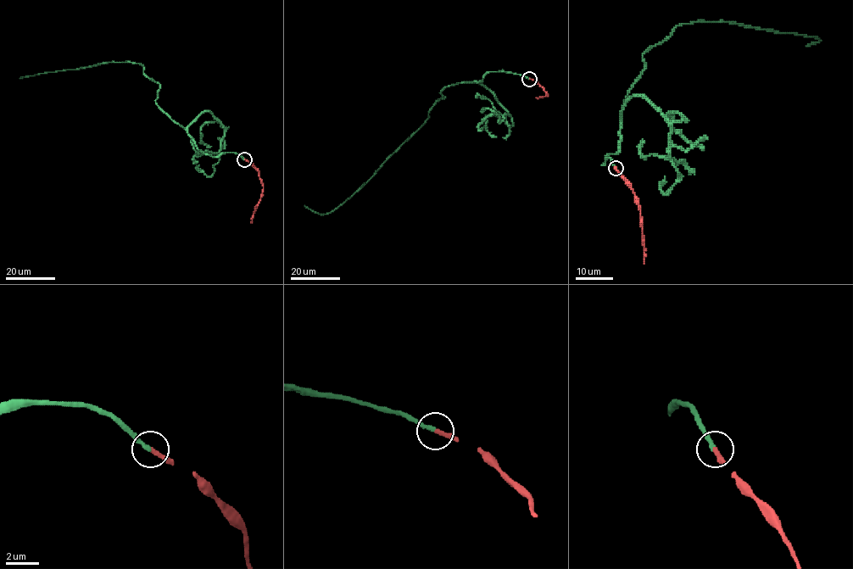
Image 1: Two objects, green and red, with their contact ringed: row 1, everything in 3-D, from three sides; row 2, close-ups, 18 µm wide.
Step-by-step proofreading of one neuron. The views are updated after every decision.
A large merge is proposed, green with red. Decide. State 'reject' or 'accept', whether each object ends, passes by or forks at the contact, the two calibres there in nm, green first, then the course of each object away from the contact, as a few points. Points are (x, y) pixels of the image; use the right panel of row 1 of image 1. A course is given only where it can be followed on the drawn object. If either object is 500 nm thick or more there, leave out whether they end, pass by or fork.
accept | green ends | red ends | 260/280 nm | green via (616, 168), (604, 159), (618, 150), (642, 57), (679, 25), (732, 21), (819, 40), (806, 45) | red via (616, 168), (631, 186), (638, 206), (644, 246), (643, 264)

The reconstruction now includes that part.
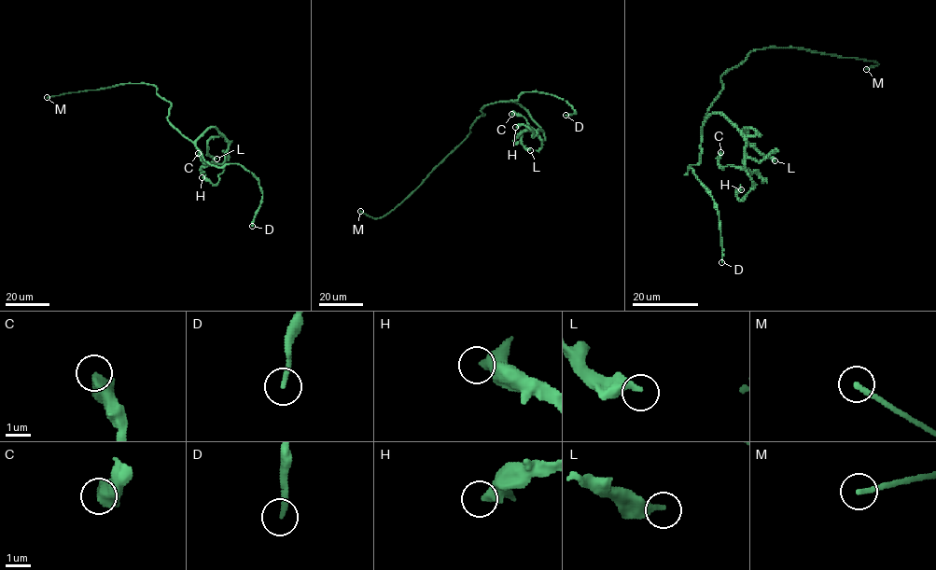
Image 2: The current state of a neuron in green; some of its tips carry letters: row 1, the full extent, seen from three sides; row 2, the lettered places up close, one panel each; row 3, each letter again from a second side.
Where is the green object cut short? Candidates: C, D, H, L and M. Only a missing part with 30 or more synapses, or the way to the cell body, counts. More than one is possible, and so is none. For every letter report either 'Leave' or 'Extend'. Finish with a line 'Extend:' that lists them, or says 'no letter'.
C: Leave
D: Leave
H: Leave
L: Leave
M: Extend
Extend: M

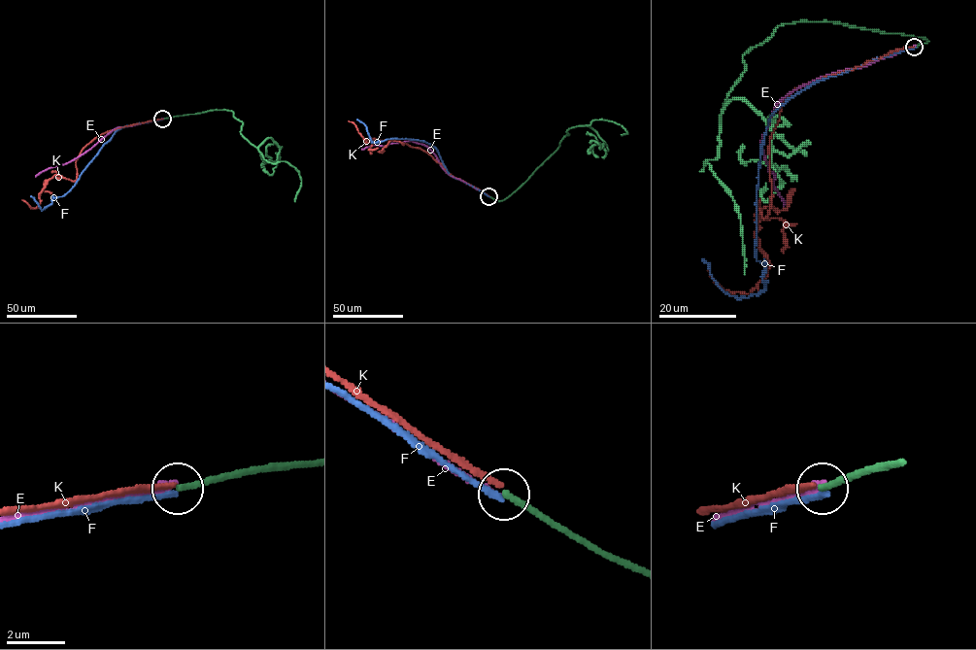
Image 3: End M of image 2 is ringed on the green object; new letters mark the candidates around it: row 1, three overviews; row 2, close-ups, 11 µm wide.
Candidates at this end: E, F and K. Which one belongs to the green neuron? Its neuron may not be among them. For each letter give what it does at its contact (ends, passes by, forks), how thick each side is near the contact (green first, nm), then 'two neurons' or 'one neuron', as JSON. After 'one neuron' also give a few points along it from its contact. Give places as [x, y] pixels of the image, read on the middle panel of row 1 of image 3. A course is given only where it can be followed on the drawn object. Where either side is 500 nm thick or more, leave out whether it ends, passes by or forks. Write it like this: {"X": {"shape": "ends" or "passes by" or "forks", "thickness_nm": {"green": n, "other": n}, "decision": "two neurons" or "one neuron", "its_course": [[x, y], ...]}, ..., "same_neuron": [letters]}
{"E": {"shape": "ends", "thickness_nm": {"green": 200, "other": 170}, "decision": "two neurons"}, "F": {"shape": "ends", "thickness_nm": {"green": 200, "other": 200}, "decision": "two neurons"}, "K": {"shape": "ends", "thickness_nm": {"green": 200, "other": 160}, "decision": "two neurons"}, "same_neuron": []}

